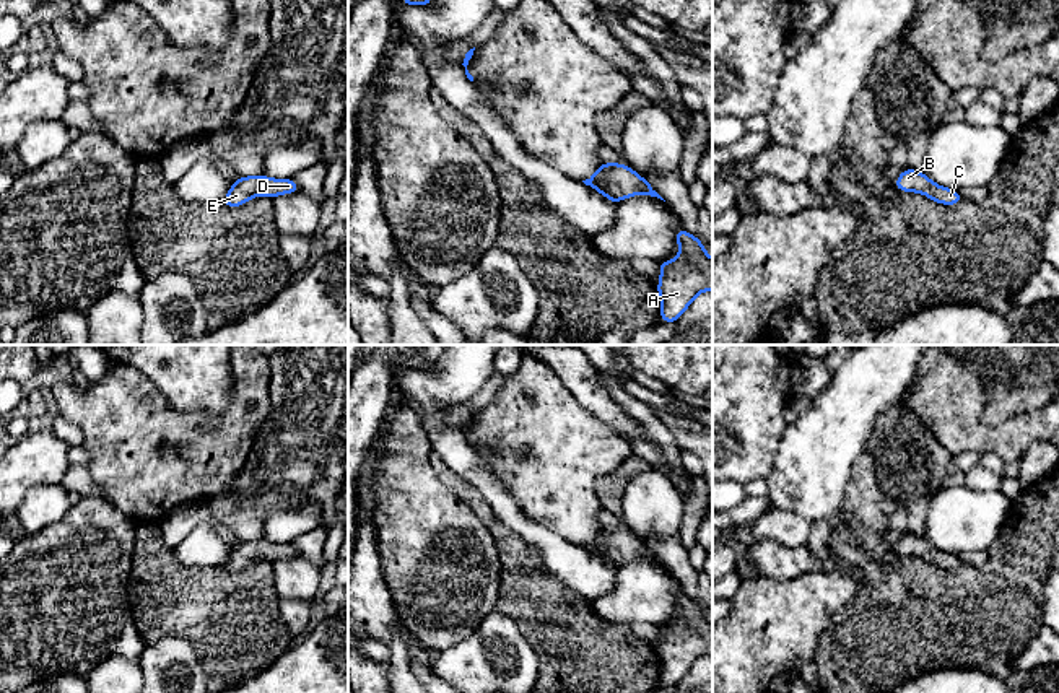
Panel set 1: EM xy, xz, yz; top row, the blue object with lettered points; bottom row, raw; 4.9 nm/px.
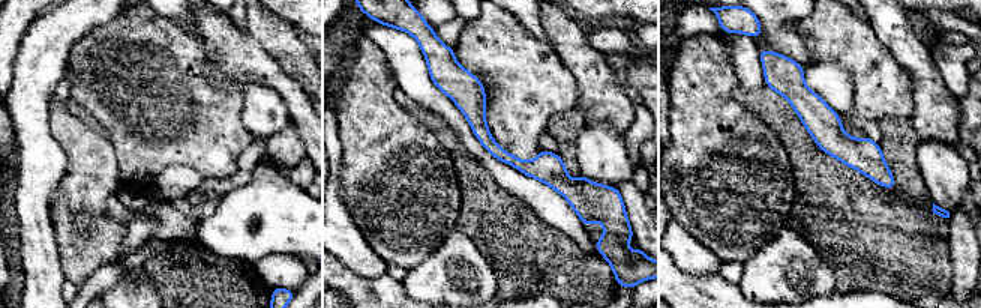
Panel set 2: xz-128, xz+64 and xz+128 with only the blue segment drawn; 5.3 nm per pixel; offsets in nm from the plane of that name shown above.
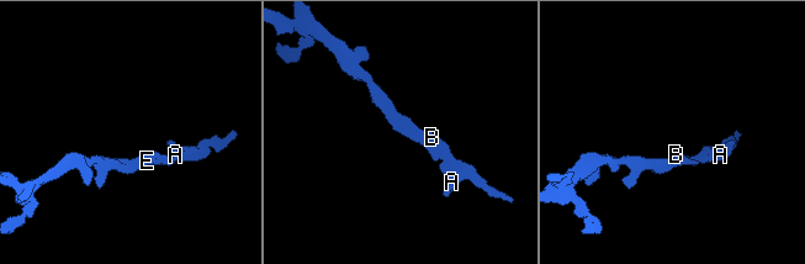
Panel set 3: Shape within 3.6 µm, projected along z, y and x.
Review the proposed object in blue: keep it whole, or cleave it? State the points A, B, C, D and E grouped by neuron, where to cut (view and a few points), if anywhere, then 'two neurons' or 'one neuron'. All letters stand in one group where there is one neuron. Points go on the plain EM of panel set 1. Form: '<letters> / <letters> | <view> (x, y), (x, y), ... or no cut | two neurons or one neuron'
A B C D E | no cut | one neuron

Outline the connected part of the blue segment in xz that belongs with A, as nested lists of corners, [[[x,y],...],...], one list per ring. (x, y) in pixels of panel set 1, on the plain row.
[[[680,592],[675,597],[680,618],[669,626],[659,626],[660,685],[677,686],[691,665],[713,654],[713,623],[703,607]]]

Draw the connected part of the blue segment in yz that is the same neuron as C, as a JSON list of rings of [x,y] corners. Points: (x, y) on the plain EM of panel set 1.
[[[914,534],[901,535],[900,542],[895,545],[895,550],[901,556],[917,556],[924,558],[930,564],[942,569],[961,568],[965,563],[955,553],[945,553],[930,545],[924,537]]]

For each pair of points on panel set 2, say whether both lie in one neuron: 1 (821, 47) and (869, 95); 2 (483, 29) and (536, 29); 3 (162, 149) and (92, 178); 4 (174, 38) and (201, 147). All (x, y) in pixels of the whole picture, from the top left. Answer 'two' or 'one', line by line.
1: one
2: two
3: two
4: one

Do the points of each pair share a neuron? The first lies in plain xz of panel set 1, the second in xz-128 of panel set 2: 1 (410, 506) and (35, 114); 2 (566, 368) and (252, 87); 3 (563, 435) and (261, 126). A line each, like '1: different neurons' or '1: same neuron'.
1: different neurons
2: different neurons
3: different neurons

